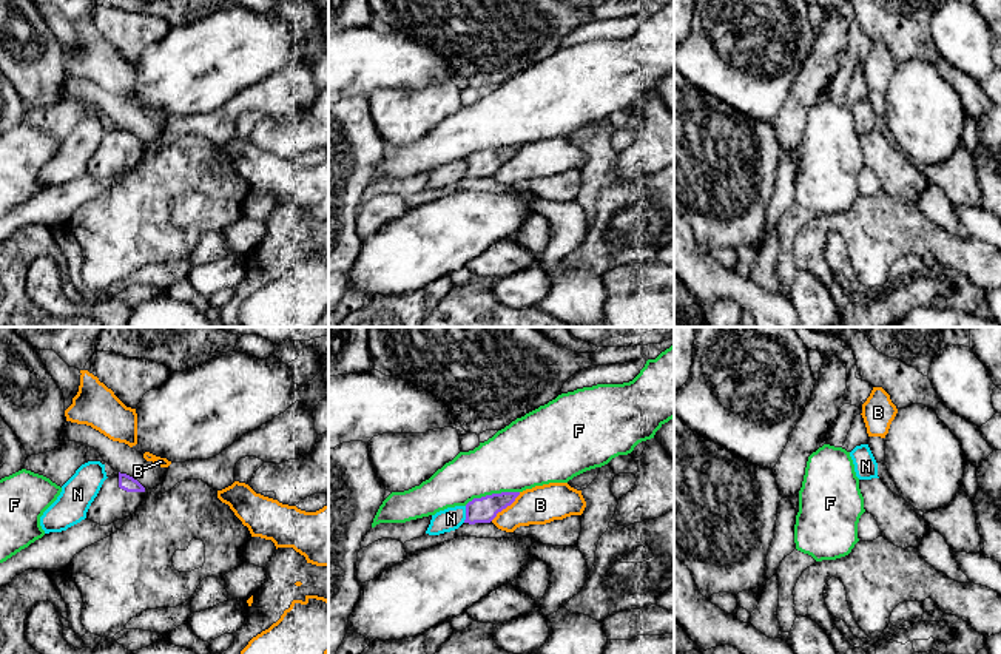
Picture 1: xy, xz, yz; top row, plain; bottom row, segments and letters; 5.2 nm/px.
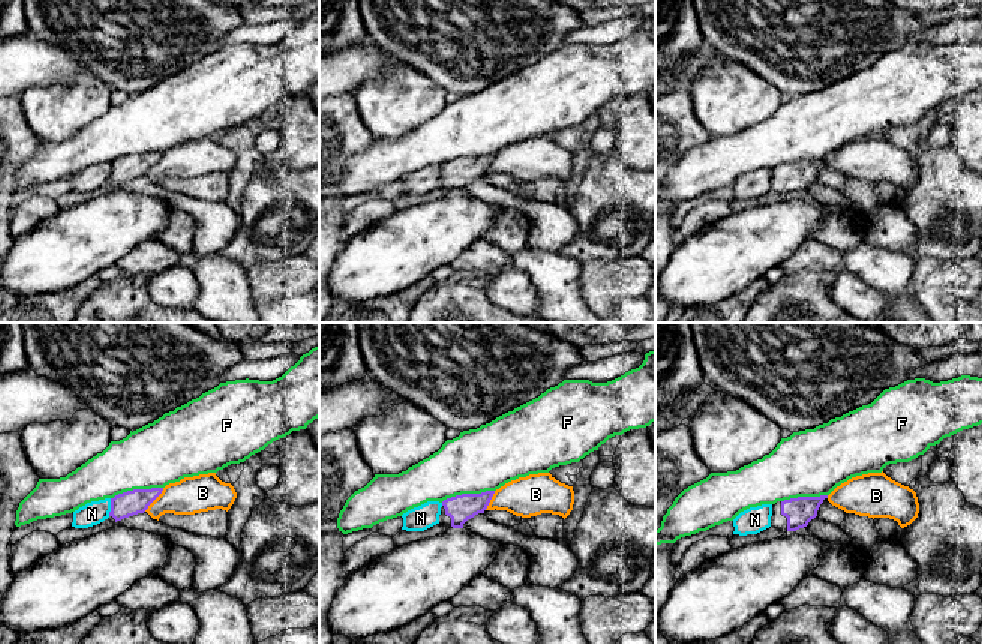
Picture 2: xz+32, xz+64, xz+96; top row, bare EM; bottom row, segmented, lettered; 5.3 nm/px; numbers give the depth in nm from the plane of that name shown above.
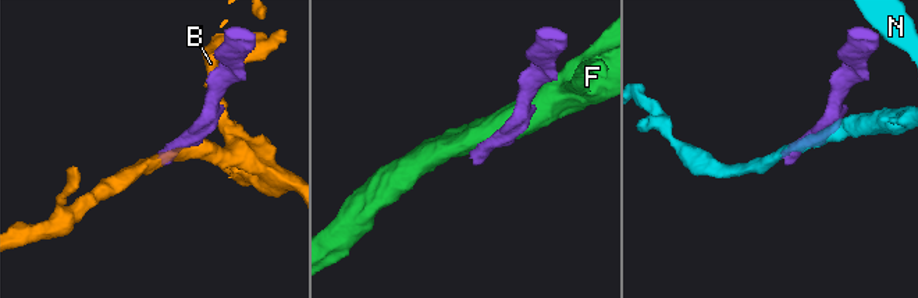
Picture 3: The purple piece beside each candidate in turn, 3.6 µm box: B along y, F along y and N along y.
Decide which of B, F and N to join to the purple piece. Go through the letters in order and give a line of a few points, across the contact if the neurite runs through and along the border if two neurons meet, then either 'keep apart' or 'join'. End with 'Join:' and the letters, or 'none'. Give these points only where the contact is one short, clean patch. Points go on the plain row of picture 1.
B: line xz (520, 147), (491, 175); keep apart
F: keep apart
N: keep apart
Join: none

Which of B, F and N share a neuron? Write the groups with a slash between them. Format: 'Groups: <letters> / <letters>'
Groups: B / F / N

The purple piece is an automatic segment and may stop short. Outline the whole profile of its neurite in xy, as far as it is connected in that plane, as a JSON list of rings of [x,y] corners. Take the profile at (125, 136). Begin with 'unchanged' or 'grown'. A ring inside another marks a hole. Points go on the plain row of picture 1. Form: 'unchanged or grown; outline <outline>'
grown; outline [[[114,126],[108,131],[91,157],[86,173],[108,180],[133,170],[145,153],[145,142],[133,131]]]

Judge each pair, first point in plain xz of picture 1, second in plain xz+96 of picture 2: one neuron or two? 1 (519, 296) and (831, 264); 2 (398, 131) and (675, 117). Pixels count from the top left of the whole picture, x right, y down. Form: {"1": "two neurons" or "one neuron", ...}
{"1": "two neurons", "2": "two neurons"}

